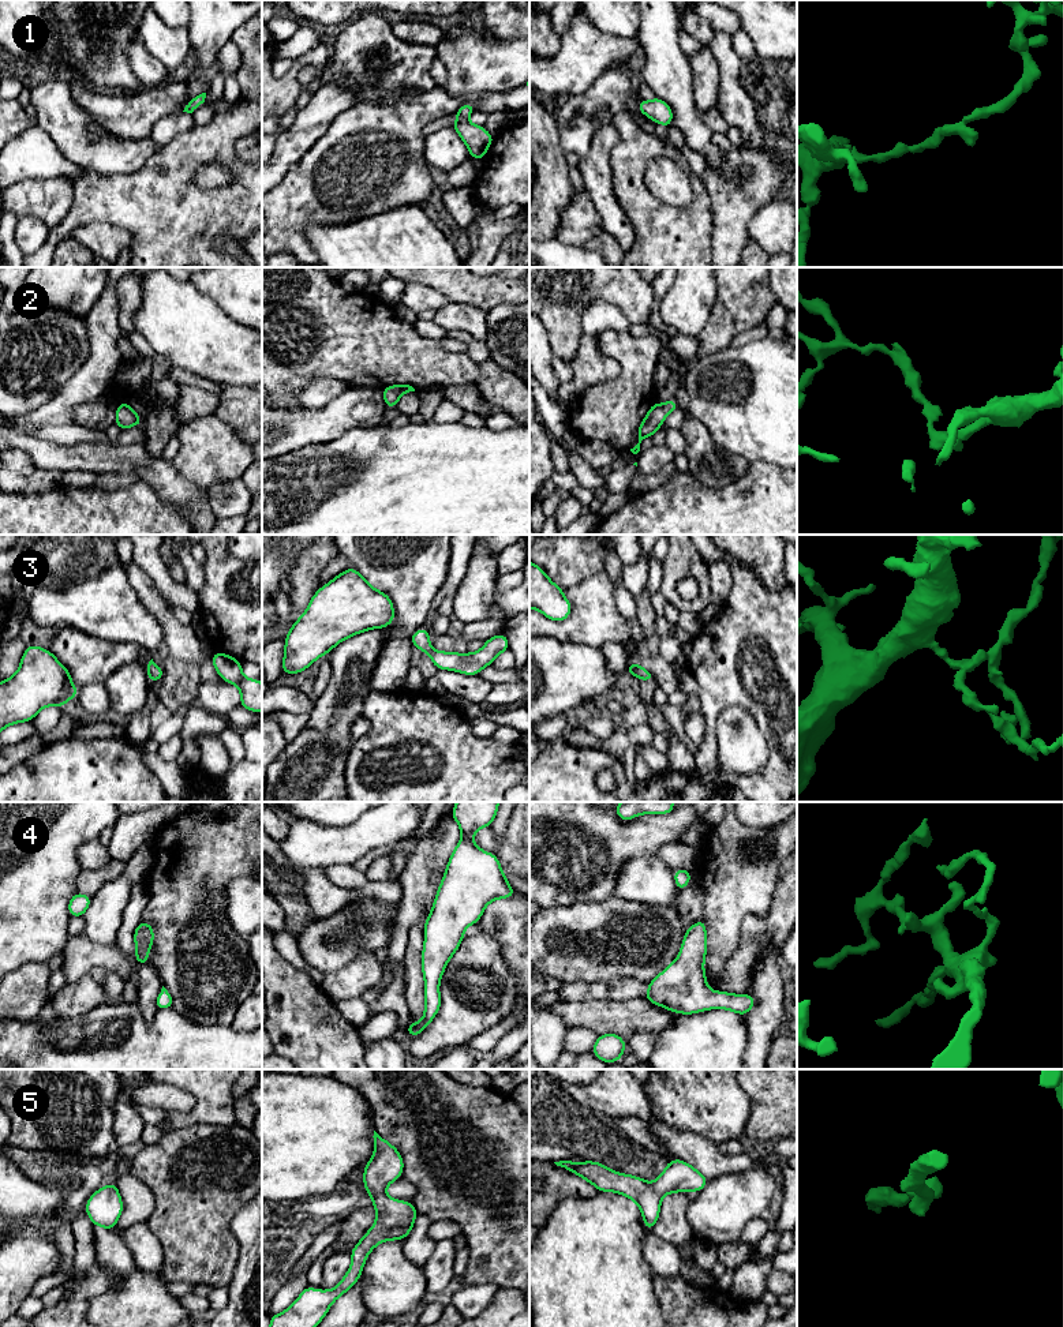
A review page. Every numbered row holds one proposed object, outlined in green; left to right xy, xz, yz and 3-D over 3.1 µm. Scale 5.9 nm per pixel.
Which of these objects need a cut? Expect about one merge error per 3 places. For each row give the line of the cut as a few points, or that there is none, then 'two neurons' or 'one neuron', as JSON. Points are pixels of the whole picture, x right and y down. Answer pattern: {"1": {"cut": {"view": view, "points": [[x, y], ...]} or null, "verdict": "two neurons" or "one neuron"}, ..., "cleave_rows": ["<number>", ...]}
{"1": {"cut": null, "verdict": "one neuron"}, "2": {"cut": null, "verdict": "one neuron"}, "3": {"cut": null, "verdict": "one neuron"}, "4": {"cut": null, "verdict": "one neuron"}, "5": {"cut": null, "verdict": "one neuron"}, "cleave_rows": []}

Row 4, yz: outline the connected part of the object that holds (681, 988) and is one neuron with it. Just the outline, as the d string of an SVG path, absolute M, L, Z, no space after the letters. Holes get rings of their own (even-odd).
M703 919L685 930L680 955L654 981L647 983L648 991L644 998L682 1015L722 1008L744 1016L756 1004L751 994L714 991L707 985L704 974L705 933Z

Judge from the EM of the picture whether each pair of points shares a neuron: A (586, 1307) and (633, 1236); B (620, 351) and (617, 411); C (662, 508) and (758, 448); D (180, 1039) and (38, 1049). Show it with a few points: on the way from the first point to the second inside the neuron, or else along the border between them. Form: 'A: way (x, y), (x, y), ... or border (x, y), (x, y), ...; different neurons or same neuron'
A: way (590, 1289), (590, 1279), (616, 1254); same neuron
B: way (627, 366), (627, 396); same neuron
C: border (749, 461), (767, 461), (781, 468); different neurons
D: way (145, 1053), (74, 1053); same neuron

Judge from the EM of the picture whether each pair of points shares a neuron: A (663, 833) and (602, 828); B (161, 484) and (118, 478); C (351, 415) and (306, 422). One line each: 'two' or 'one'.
A: one
B: two
C: one

